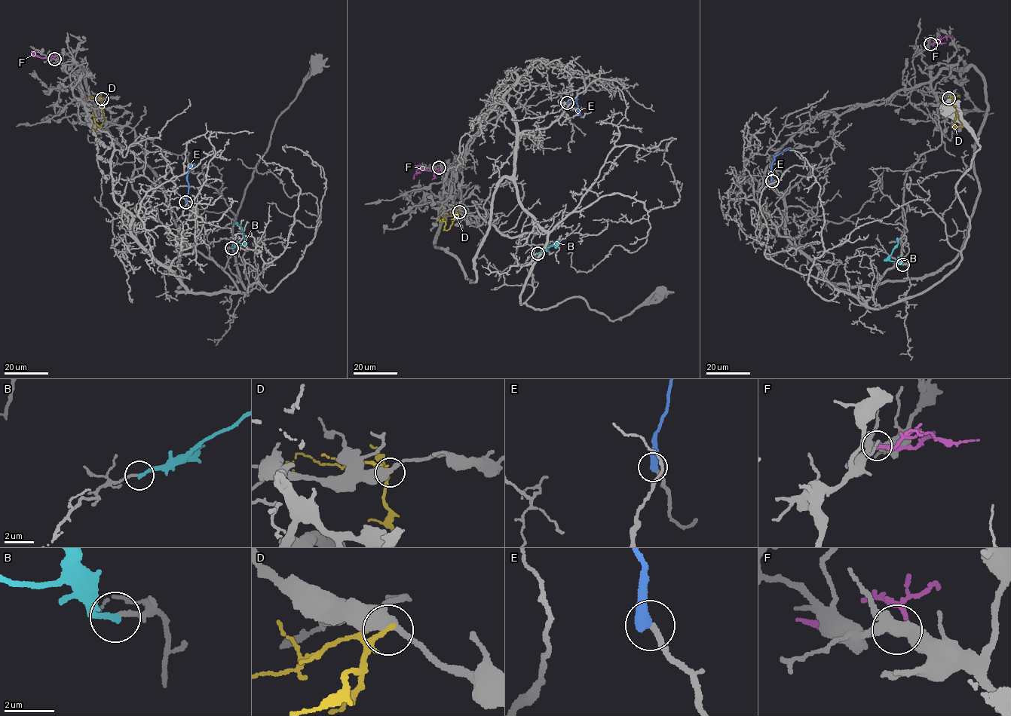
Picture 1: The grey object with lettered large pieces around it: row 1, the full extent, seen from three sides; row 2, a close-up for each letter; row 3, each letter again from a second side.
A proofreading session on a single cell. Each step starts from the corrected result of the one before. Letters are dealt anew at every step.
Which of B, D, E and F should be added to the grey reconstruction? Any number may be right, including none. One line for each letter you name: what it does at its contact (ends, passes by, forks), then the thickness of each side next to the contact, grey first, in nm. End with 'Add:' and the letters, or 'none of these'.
E: it ends; calibres 240 and 460 nm
Add: E

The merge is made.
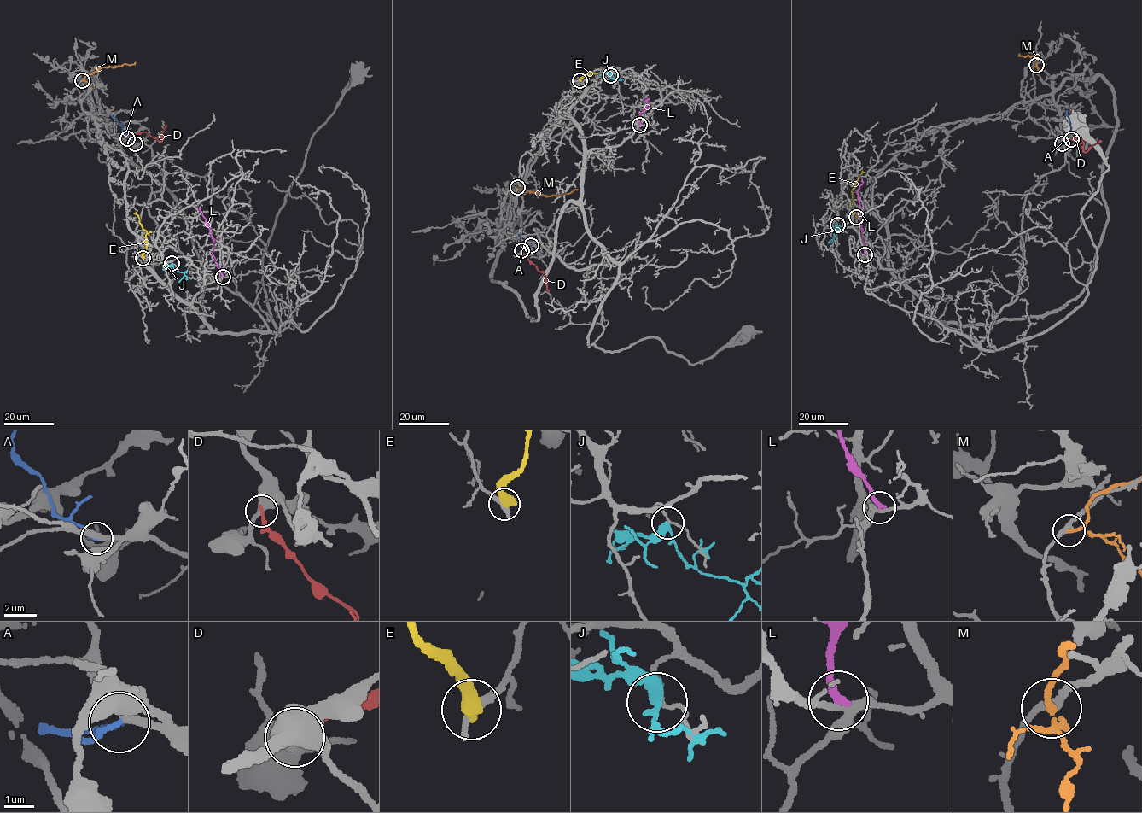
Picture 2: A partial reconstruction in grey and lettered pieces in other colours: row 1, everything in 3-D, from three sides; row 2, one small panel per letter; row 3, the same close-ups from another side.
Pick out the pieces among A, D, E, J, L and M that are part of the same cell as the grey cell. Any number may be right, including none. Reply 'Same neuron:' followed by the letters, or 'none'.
Same neuron: A

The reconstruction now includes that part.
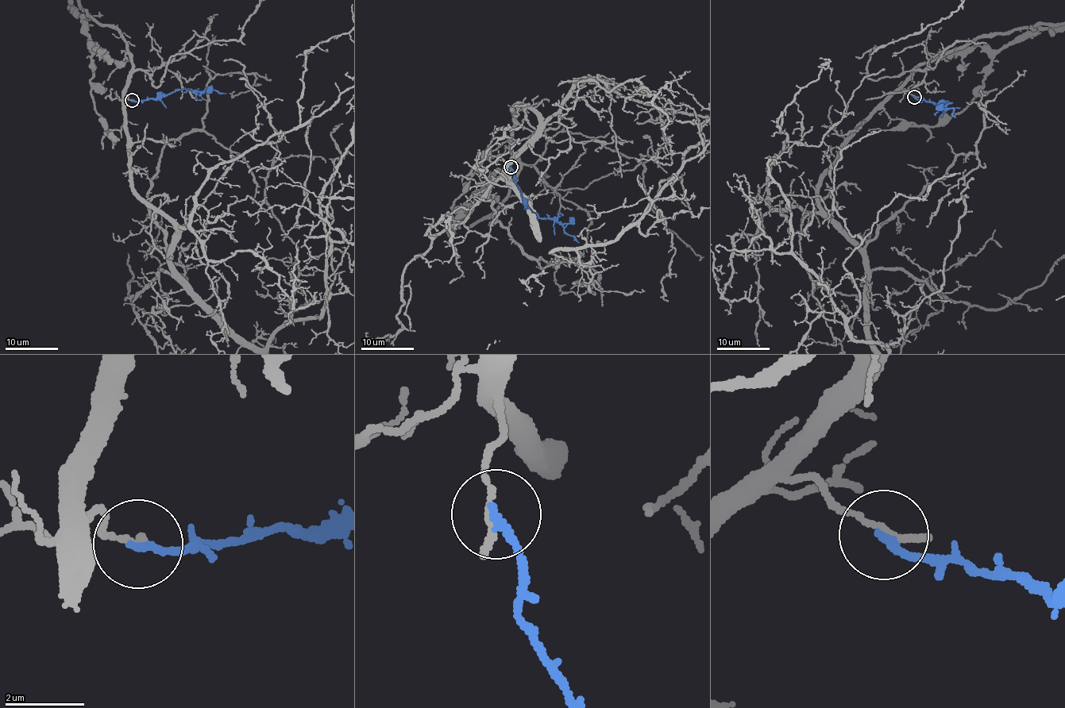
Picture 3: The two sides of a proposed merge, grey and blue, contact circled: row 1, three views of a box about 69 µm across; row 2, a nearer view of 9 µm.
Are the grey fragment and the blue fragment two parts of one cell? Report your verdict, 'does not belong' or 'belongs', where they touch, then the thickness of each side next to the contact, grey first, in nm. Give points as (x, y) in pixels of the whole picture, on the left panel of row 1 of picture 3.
does not belong; at (132, 100); 220 nm thick on the grey side, 200 nm on the other

